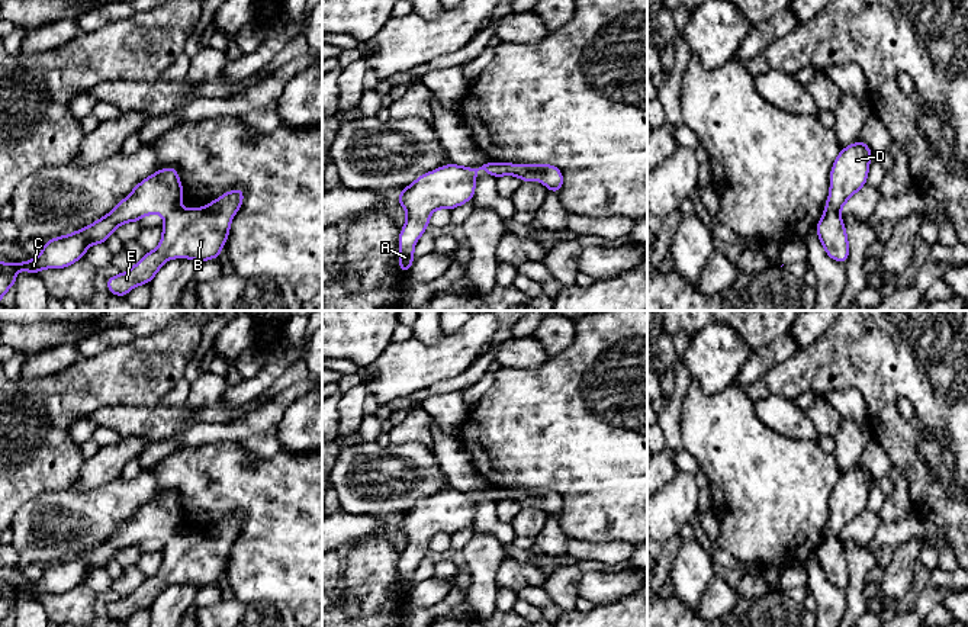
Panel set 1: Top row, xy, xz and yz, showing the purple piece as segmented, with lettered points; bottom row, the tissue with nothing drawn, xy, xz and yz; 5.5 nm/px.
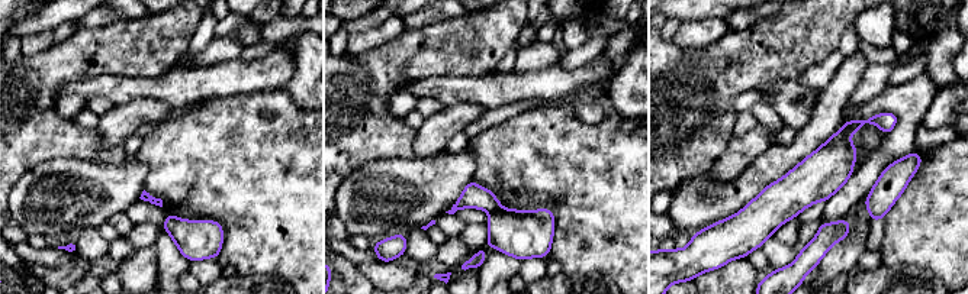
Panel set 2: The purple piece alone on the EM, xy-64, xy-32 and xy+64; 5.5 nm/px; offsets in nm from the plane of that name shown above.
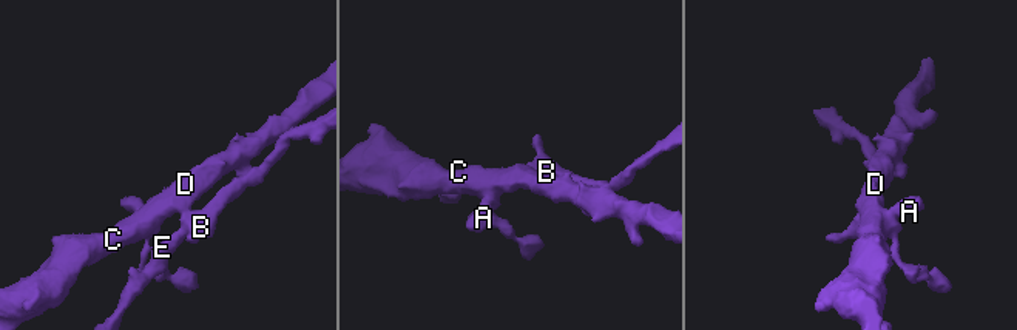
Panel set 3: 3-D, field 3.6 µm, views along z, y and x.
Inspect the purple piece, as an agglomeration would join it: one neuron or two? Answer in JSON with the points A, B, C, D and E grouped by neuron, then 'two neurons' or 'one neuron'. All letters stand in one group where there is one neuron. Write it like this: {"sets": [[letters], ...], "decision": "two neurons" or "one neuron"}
{"sets": [["A", "C", "D"], ["B", "E"]], "decision": "two neurons"}

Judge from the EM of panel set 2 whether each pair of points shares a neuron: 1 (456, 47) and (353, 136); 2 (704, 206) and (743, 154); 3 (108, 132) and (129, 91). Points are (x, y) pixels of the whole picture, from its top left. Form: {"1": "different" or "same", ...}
{"1": "same", "2": "different", "3": "different"}

